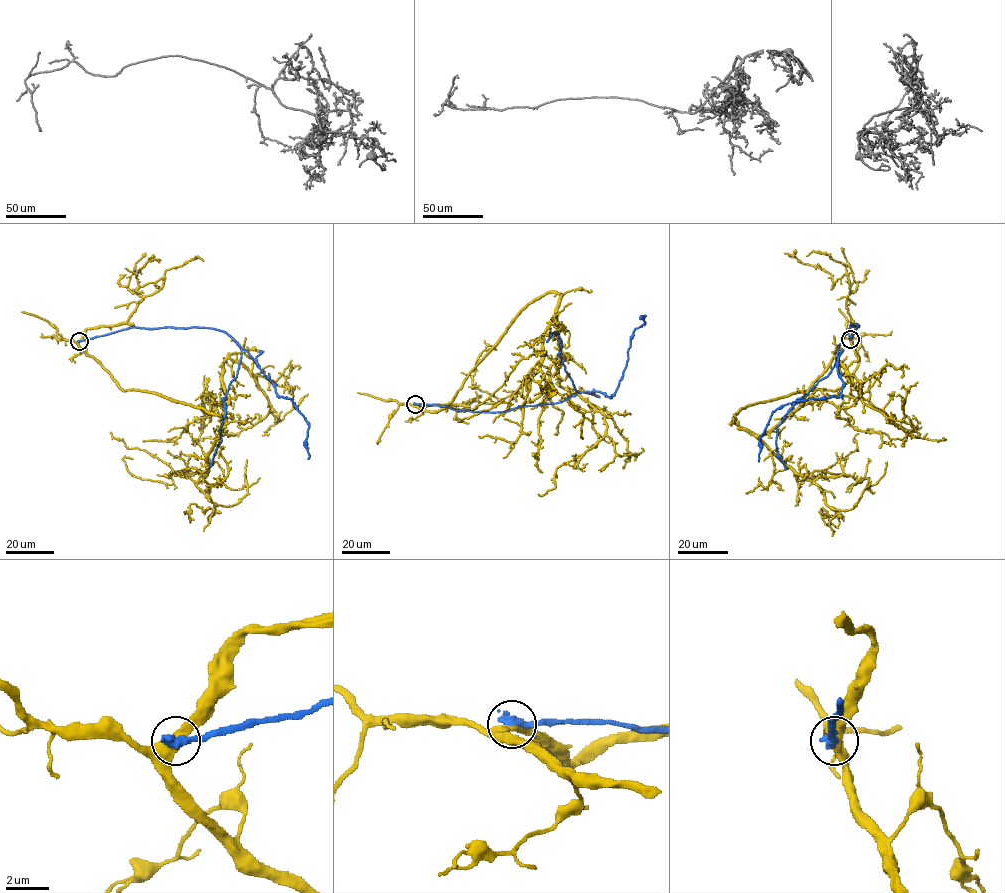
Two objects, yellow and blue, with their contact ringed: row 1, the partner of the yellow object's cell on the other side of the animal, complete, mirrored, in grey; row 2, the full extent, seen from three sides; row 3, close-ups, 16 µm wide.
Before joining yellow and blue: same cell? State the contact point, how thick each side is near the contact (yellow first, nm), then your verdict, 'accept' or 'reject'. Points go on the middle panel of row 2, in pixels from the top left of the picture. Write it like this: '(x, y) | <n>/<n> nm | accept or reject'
(415, 404) | 400/440 nm | reject

